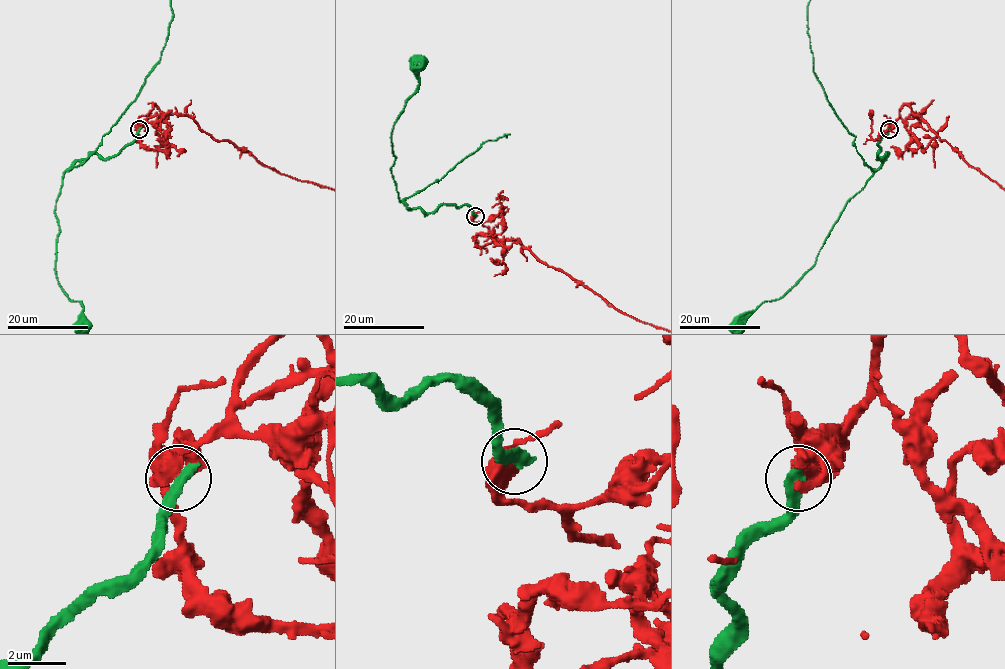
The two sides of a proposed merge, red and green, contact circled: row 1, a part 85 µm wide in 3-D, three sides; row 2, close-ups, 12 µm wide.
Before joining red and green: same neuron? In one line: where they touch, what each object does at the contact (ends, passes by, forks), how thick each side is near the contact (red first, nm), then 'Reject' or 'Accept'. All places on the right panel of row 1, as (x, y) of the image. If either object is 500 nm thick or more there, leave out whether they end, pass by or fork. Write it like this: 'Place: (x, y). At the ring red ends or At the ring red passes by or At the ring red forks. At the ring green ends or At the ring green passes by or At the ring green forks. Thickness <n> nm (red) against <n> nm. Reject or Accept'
Place: (889, 129). At the ring red passes by. At the ring green ends. Thickness 480 nm (red) against 480 nm. Reject

